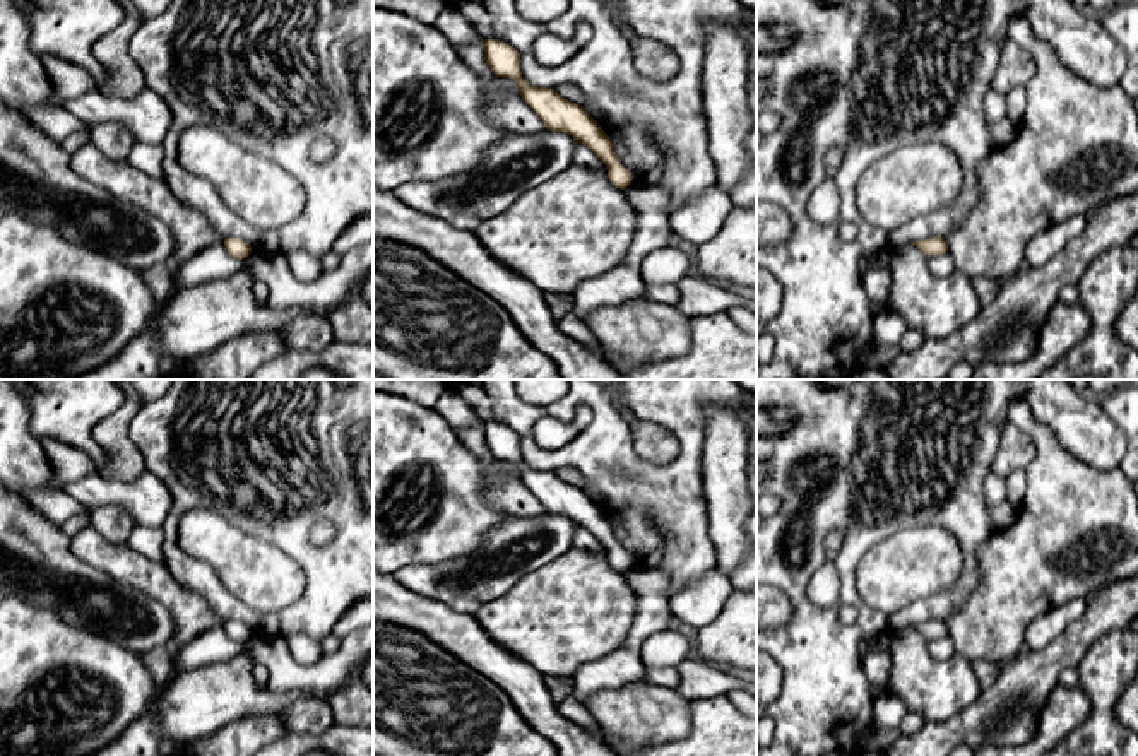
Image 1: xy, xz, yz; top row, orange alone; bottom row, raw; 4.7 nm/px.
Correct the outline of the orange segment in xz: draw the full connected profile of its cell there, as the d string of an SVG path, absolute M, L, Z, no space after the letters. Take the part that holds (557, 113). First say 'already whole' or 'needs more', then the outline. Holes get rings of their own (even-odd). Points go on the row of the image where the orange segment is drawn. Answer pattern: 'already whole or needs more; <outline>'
already whole; M484 39L484 58L496 77L513 79L520 87L522 99L536 111L546 130L572 135L587 145L608 169L608 178L616 188L625 190L633 176L619 162L613 142L585 111L584 106L561 97L554 89L534 87L520 70L520 53L500 39Z

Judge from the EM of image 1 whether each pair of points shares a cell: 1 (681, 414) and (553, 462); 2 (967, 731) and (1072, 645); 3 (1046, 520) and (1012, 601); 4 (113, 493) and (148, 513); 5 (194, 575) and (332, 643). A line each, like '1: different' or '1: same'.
1: same
2: same
3: same
4: same
5: different

